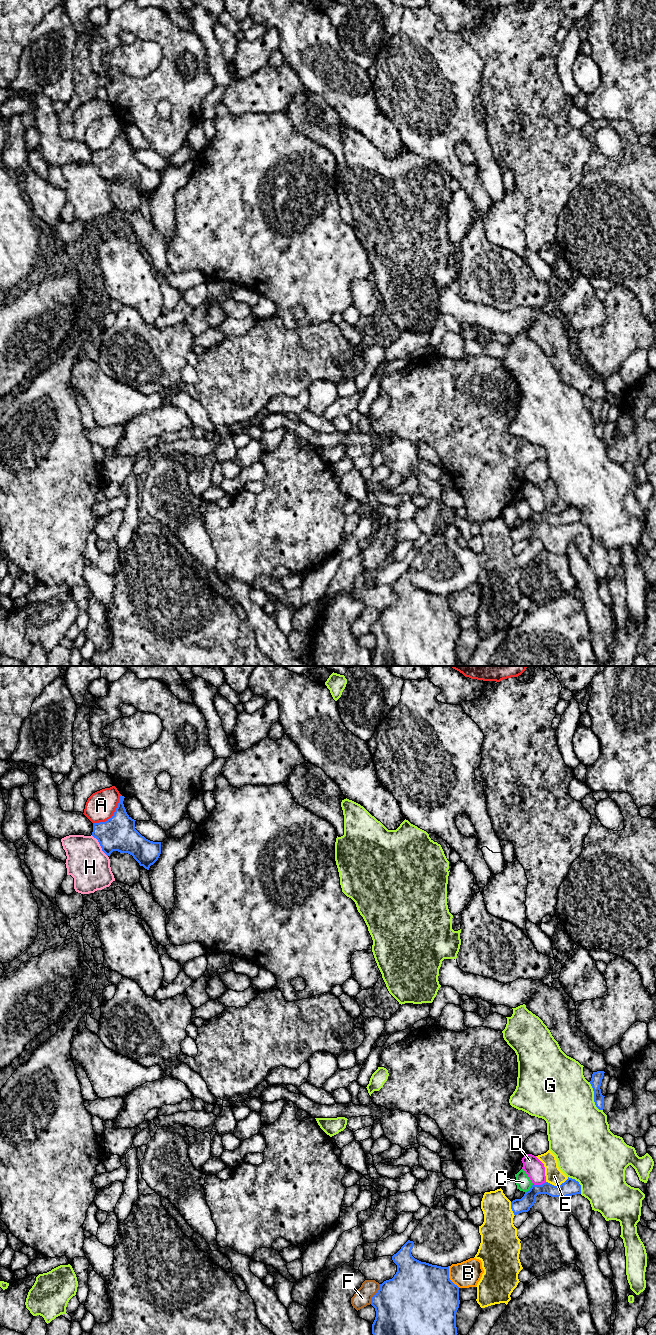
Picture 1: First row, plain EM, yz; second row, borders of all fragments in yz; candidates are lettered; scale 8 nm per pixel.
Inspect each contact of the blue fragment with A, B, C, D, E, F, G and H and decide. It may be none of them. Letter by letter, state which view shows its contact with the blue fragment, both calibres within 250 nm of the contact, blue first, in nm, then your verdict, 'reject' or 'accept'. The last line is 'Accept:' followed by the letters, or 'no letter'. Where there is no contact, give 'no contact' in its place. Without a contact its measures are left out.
A: meets blue in yz; 280 nm thick on the blue side, 240 nm on the other; reject
B: meets blue in yz; 500 nm thick on the blue side, 220 nm on the other; reject
C: meets blue in yz; 120 nm thick on the blue side, 120 nm on the other; reject
D: meets blue in yz; 130 nm thick on the blue side, 160 nm on the other; reject
E: meets blue in yz; 130 nm thick on the blue side, 140 nm on the other; reject
F: meets blue in yz; 480 nm thick on the blue side, 140 nm on the other; reject
G: meets blue in yz; 90 nm thick on the blue side, 460 nm on the other; reject
H: meets blue in yz; 280 nm thick on the blue side, 320 nm on the other; reject
Accept: no letter

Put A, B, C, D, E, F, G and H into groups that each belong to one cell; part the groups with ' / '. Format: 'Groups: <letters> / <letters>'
Groups: A / B / C / D / E / F / G / H

